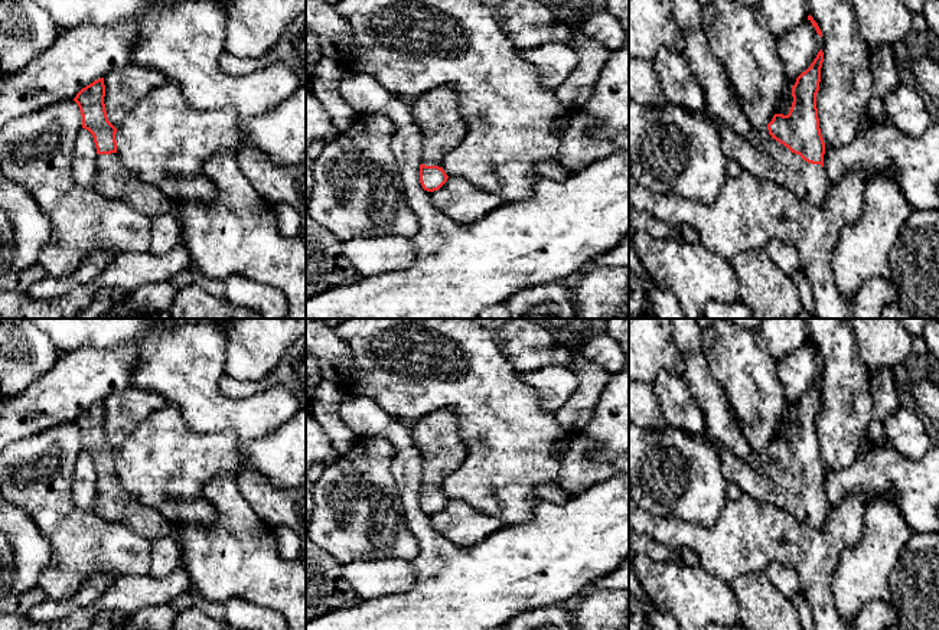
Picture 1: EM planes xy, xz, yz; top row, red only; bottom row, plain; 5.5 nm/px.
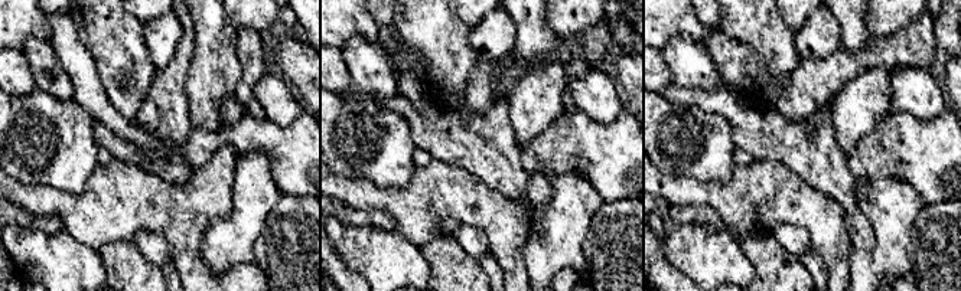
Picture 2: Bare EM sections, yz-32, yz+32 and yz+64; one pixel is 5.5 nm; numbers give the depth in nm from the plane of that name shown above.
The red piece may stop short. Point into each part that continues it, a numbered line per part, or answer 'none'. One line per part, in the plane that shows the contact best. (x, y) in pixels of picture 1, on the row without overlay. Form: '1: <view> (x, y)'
1: yz (765, 480)

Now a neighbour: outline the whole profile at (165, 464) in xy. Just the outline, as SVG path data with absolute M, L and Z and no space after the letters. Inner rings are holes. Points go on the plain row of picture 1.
M167 402L144 420L117 451L117 476L133 497L156 507L167 520L208 525L216 518L216 509L203 490L218 474L244 469L239 443L232 430L203 434L190 430L179 407Z

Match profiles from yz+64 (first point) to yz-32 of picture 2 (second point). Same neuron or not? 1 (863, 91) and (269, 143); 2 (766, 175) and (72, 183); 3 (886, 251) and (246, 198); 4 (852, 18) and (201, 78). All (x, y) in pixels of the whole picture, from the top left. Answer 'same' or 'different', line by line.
1: different
2: different
3: same
4: same

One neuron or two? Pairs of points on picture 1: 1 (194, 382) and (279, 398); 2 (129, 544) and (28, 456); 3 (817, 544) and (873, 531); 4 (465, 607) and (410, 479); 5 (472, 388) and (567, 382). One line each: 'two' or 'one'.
1: one
2: one
3: two
4: one
5: two

